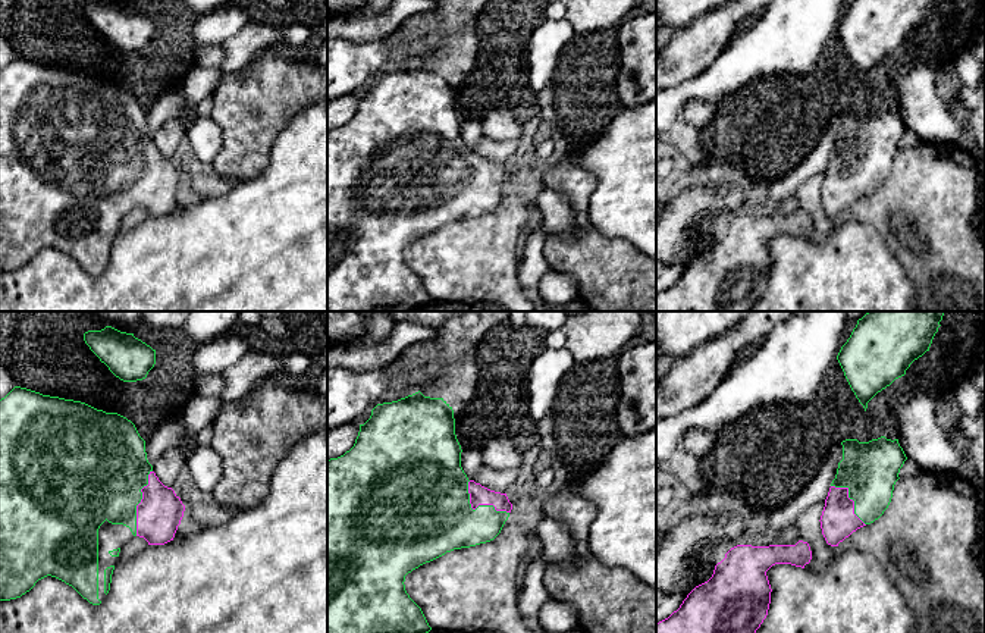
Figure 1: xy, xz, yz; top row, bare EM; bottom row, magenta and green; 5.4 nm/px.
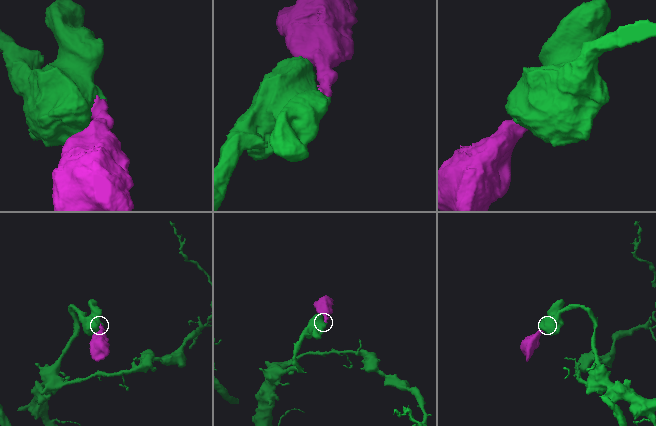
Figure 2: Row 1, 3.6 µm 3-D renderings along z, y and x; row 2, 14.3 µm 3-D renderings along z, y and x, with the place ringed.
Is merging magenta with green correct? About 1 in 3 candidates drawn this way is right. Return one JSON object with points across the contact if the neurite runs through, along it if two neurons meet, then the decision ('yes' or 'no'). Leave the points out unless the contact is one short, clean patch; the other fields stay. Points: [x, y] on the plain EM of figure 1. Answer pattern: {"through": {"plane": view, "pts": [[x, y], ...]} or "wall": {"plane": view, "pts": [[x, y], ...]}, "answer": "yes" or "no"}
{"answer": "yes"}

